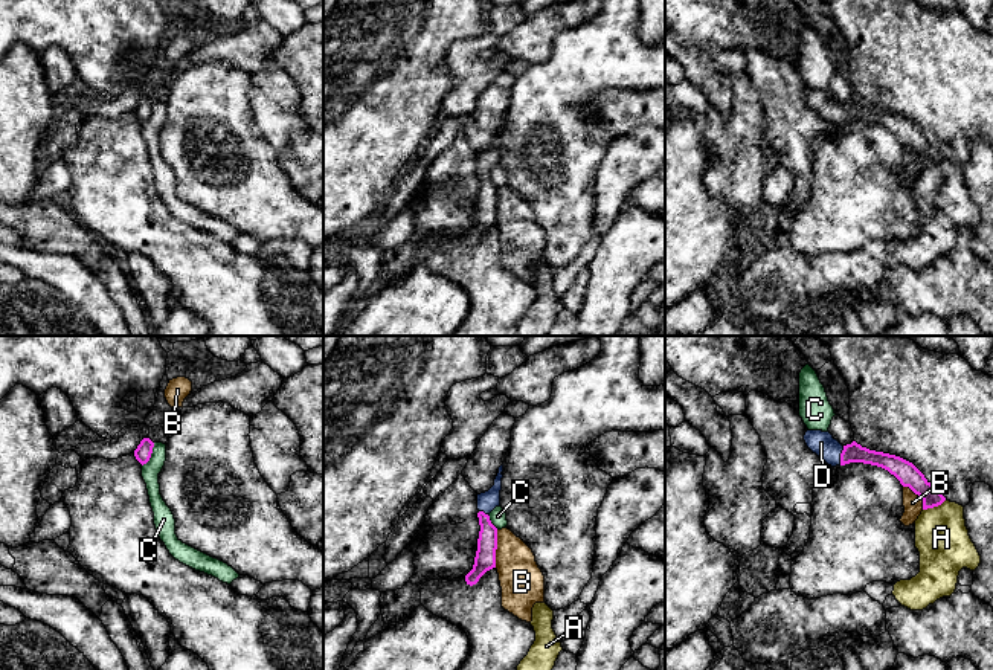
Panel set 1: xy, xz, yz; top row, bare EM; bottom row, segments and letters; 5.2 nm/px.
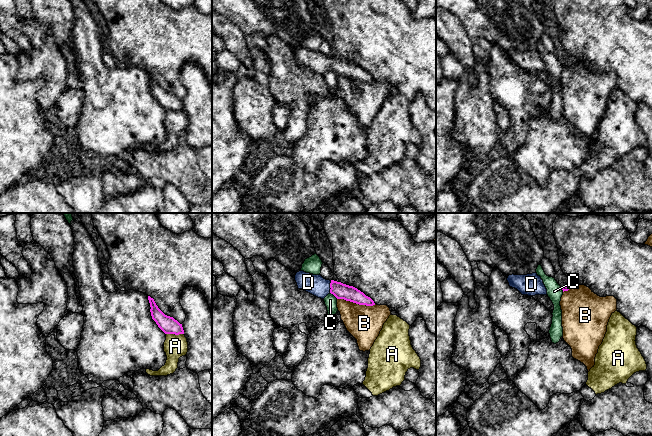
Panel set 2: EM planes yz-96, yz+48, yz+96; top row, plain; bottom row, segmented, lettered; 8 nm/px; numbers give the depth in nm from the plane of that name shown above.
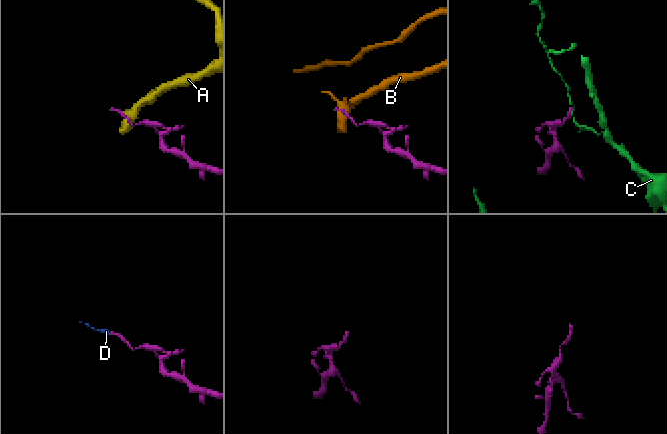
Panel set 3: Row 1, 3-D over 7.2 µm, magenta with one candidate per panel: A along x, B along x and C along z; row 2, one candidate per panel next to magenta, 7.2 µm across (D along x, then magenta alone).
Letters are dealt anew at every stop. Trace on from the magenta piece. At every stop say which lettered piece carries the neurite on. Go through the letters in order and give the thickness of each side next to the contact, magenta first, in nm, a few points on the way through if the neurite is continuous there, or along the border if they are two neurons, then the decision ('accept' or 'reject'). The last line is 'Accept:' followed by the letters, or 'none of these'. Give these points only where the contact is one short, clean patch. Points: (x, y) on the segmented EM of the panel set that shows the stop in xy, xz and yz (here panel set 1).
A: 120/280 nm | along yz (946, 499), (923, 510) | reject
B: 110/240 nm | along xz (498, 530), (494, 566) | reject
C: 90/100 nm | along xy (154, 443), (151, 457), (142, 466) | reject
D: 100/130 nm | across yz (853, 452), (841, 455), (833, 454), (821, 443) | accept
Accept: D

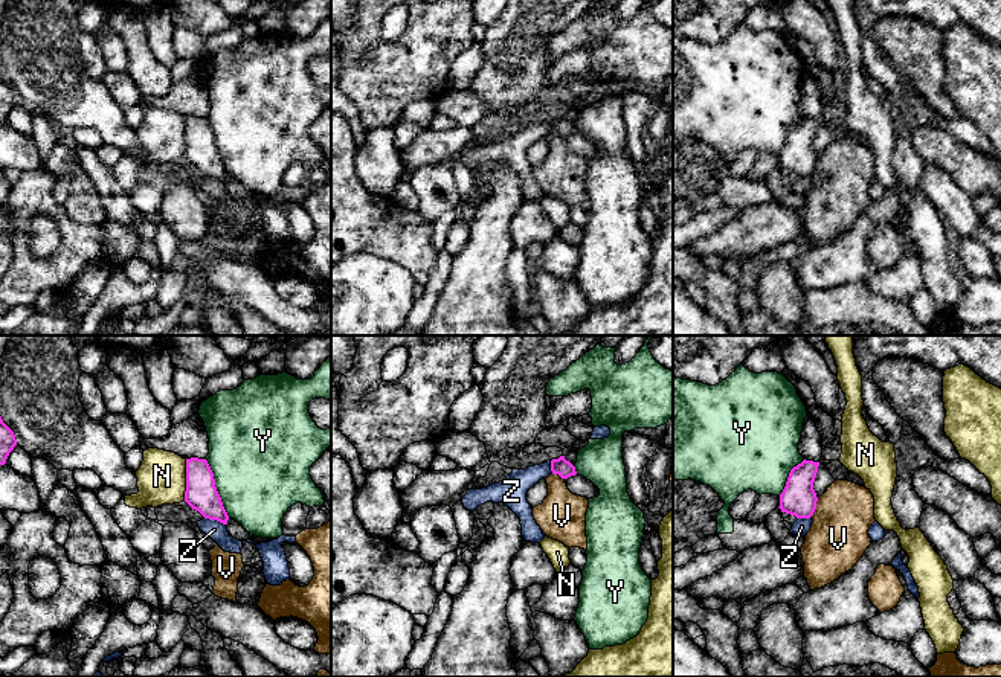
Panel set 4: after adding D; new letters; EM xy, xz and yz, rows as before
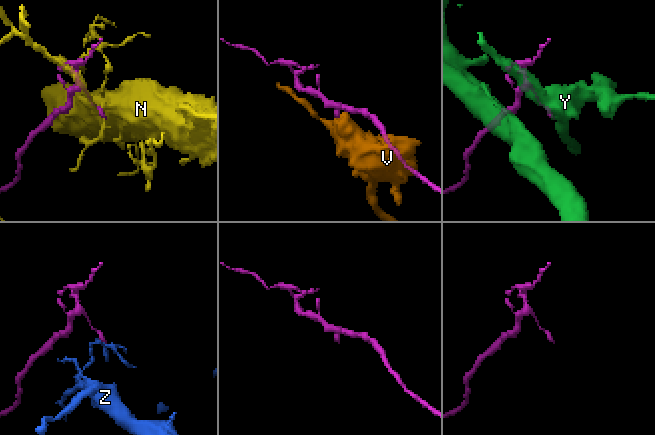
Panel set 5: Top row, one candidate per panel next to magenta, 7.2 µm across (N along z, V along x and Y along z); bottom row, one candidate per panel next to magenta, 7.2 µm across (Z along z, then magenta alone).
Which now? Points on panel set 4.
N: 170/260 nm | reject
V: 190/320 nm | along yz (818, 499), (817, 508), (811, 516) | reject
Y: 170/480 nm | along xy (205, 459), (212, 473), (222, 505), (229, 516) | reject
Z: 170/100 nm | along xy (205, 517), (215, 519), (225, 525) | reject
Accept: none of these

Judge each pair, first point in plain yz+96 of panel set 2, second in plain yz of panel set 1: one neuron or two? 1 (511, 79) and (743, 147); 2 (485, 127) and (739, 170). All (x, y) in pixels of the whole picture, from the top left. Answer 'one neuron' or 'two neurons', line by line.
1: two neurons
2: one neuron

